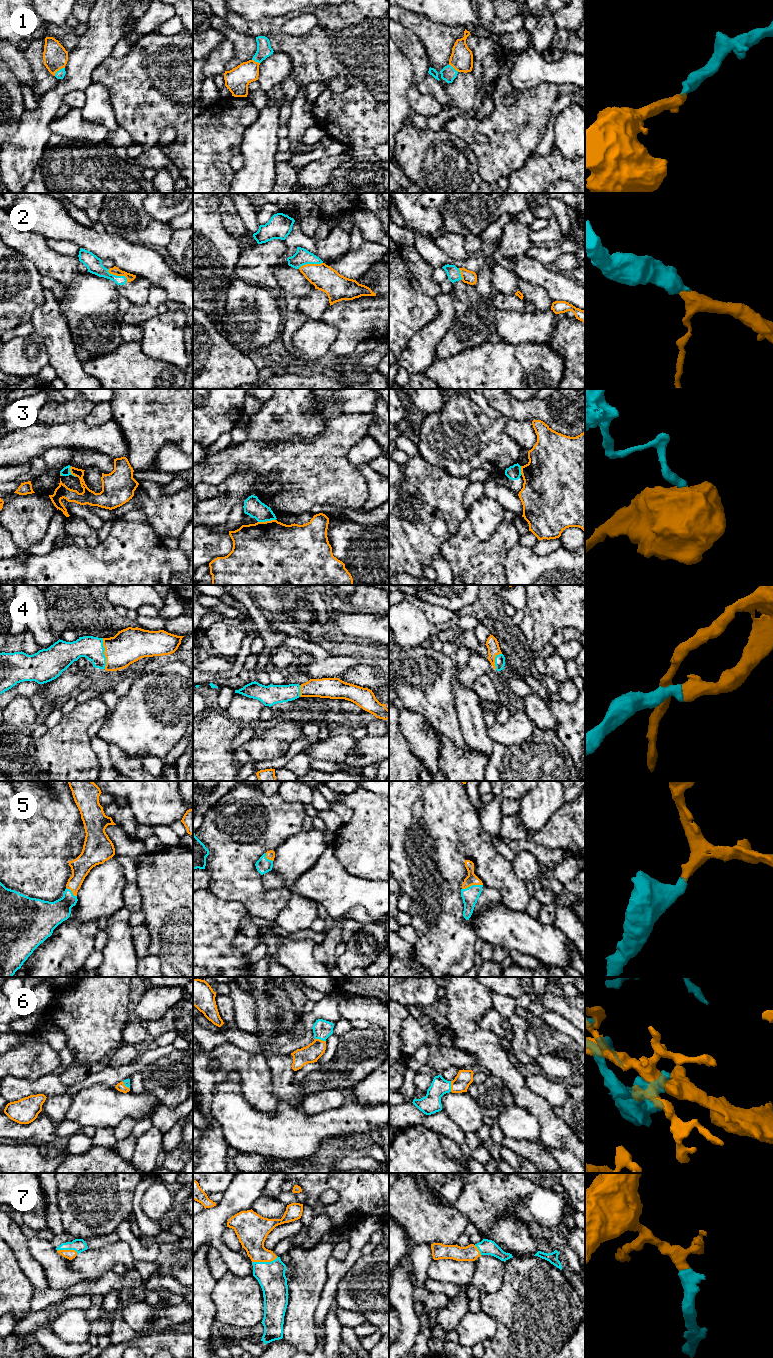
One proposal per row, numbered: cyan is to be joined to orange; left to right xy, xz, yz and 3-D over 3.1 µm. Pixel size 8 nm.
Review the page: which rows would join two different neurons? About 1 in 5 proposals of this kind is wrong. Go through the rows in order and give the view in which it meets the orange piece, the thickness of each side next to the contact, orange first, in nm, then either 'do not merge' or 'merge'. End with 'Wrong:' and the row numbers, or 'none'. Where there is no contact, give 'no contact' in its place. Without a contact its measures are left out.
1: meets orange in xy; 200 nm thick on the orange side, 70 nm on the other; merge
2: meets orange in xy; 70 nm thick on the orange side, 130 nm on the other; merge
3: meets orange in xz; 500 nm thick on the orange side, 150 nm on the other; do not merge
4: meets orange in xy; 280 nm thick on the orange side, 180 nm on the other; merge
5: meets orange in yz; 90 nm thick on the orange side, 140 nm on the other; merge
6: meets orange in xz; 140 nm thick on the orange side, 160 nm on the other; merge
7: meets orange in xz; 240 nm thick on the orange side, 220 nm on the other; merge
Wrong: 3

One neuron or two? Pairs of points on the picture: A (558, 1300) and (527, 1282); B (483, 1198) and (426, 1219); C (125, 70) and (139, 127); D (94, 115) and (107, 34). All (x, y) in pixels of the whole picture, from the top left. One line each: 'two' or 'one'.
A: one
B: two
C: one
D: two

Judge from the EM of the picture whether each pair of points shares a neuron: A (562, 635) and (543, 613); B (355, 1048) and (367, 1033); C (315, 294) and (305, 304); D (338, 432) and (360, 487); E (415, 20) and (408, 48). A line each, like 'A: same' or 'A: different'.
A: different
B: same
C: same
D: same
E: different

